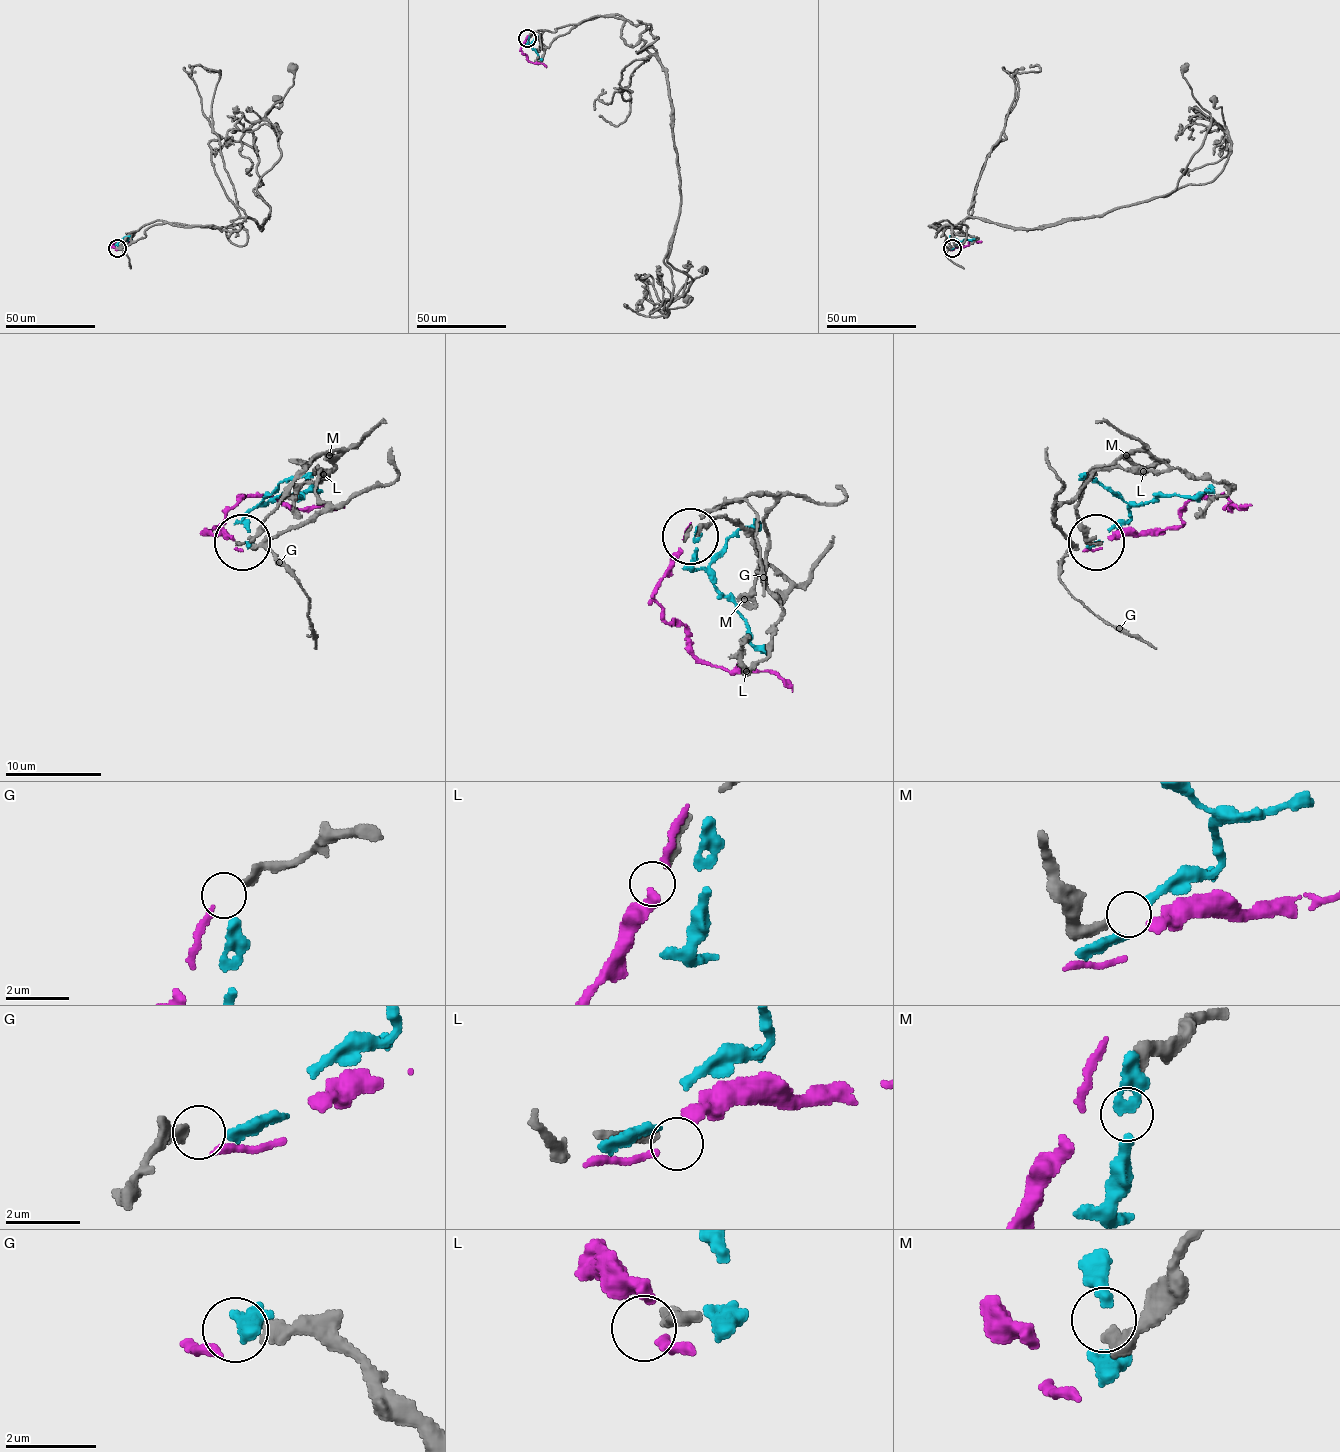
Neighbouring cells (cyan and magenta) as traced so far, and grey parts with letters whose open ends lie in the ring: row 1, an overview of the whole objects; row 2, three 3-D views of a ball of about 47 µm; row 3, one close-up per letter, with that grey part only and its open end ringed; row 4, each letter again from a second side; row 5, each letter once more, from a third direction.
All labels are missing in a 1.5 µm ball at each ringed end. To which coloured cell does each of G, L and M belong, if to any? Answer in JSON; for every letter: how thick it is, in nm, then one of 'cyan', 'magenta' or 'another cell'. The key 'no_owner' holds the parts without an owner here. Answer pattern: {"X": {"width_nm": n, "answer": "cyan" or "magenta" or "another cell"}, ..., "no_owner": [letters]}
{"G": {"width_nm": 240, "answer": "another cell"}, "L": {"width_nm": 280, "answer": "another cell"}, "M": {"width_nm": 280, "answer": "another cell"}, "no_owner": ["G", "L", "M"]}

